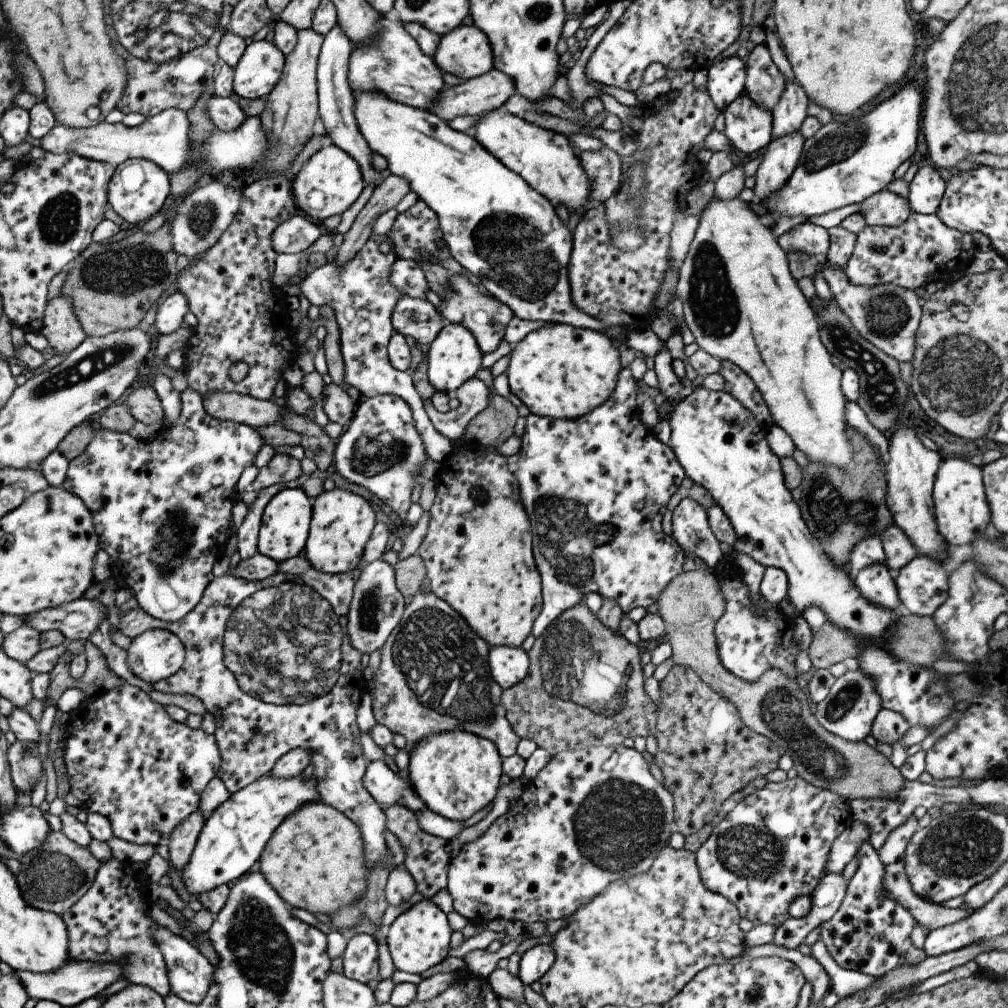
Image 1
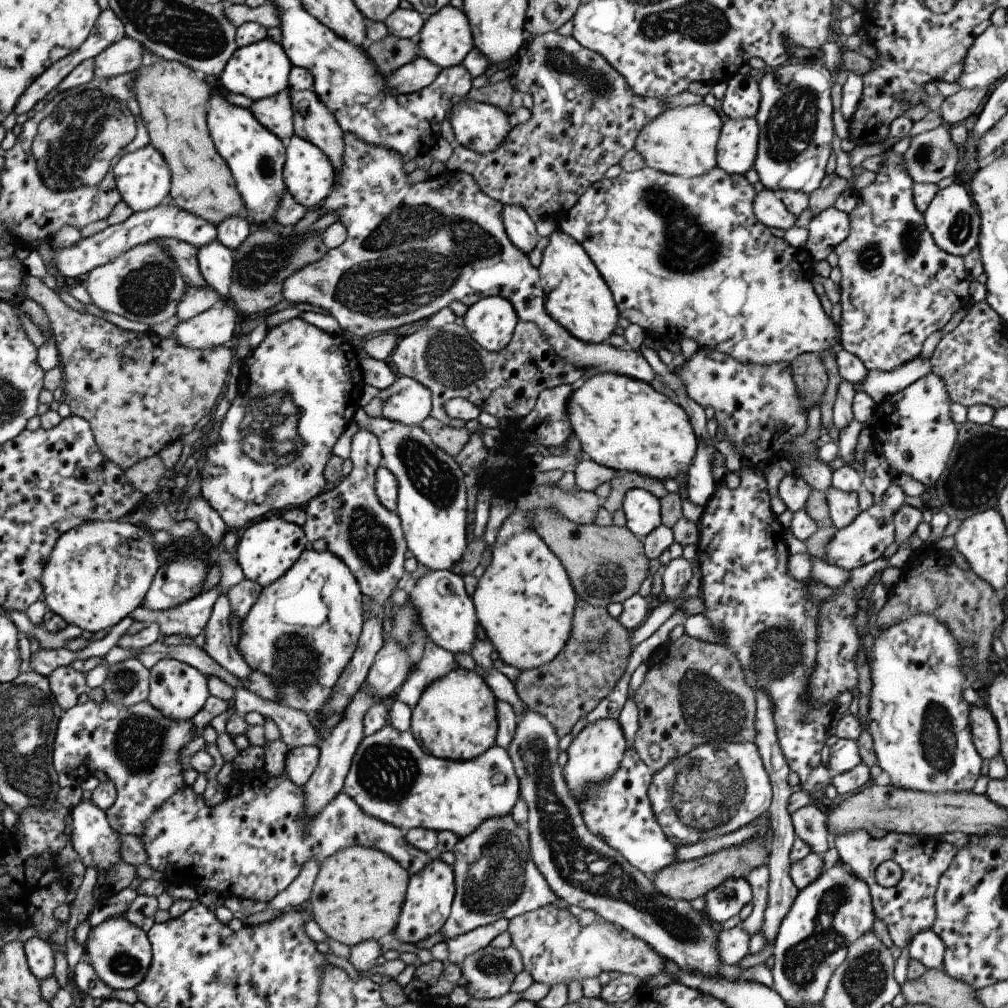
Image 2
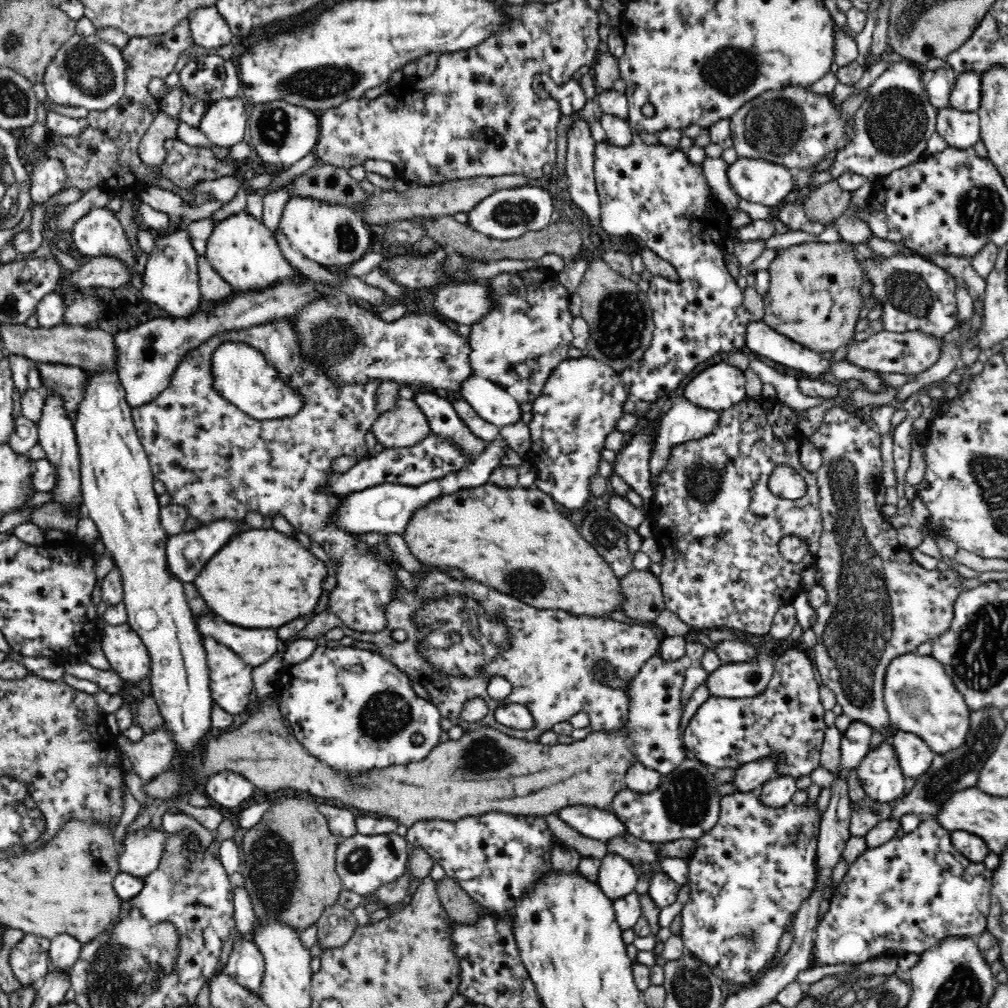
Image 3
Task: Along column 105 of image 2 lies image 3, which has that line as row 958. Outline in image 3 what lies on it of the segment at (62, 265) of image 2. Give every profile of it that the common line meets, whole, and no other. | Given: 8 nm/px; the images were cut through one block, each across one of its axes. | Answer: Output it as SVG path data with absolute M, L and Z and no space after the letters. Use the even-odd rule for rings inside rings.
M249 937L234 940L234 948L222 972L244 986L253 996L260 997L265 961L261 951Z

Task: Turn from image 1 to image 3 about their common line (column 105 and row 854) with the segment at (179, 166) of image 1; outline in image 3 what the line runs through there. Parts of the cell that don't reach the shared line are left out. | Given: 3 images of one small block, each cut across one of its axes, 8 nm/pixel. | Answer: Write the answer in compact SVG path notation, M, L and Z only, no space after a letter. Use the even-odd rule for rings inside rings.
M145 826L126 836L123 854L119 856L118 868L121 872L144 878L158 868L166 842L164 829Z

